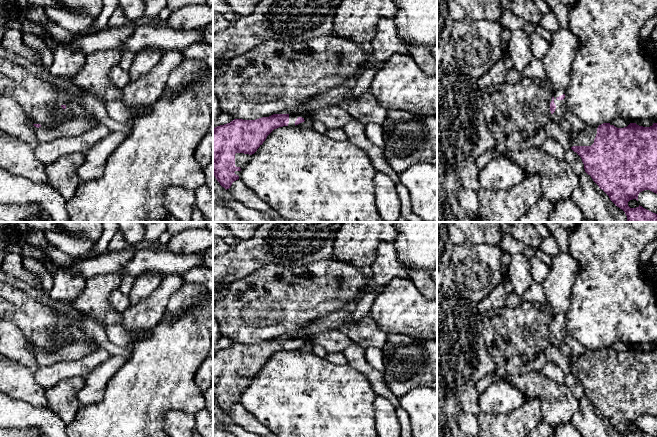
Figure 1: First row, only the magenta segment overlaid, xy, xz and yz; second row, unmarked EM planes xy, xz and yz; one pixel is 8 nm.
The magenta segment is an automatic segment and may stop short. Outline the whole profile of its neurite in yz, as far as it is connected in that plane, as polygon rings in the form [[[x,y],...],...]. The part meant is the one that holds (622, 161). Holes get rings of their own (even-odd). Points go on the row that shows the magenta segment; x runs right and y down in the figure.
[[[610,123],[586,125],[582,130],[572,130],[569,134],[571,149],[581,157],[585,172],[625,212],[627,222],[657,222],[656,213],[640,205],[636,208],[628,206],[630,200],[638,201],[639,193],[644,190],[657,194],[657,123],[650,127],[630,123],[624,128]]]

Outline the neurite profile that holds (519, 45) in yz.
[[[523,29],[511,32],[507,49],[516,71],[521,72],[533,58],[530,36]]]

